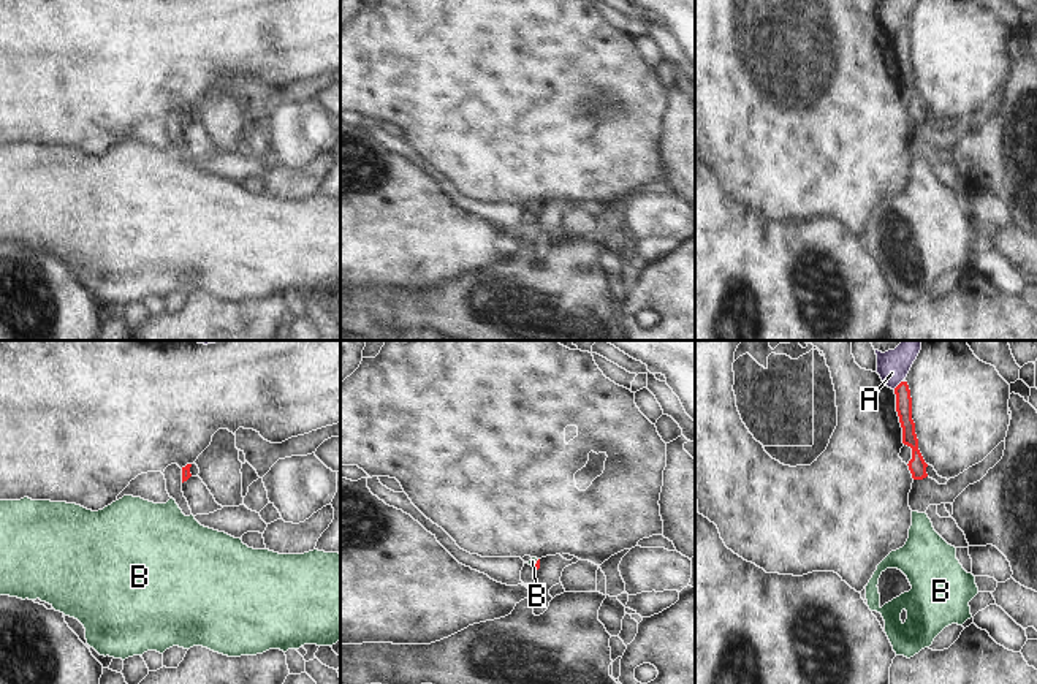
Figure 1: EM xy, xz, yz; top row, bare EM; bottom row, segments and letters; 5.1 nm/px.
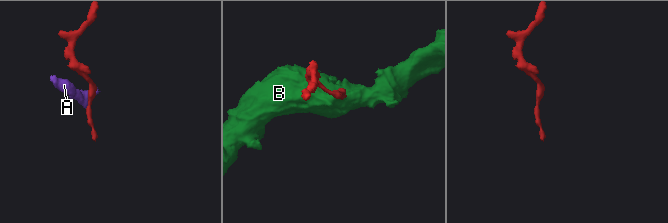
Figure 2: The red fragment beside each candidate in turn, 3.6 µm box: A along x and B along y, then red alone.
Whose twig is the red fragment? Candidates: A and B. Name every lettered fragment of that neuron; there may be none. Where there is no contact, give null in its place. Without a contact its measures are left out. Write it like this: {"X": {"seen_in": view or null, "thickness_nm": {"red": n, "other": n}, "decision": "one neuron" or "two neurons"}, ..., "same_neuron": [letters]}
{"A": {"seen_in": "yz", "thickness_nm": {"red": 80, "other": 160}, "decision": "two neurons"}, "B": {"seen_in": "xz", "thickness_nm": {"red": 30, "other": 40}, "decision": "one neuron"}, "same_neuron": ["B"]}

